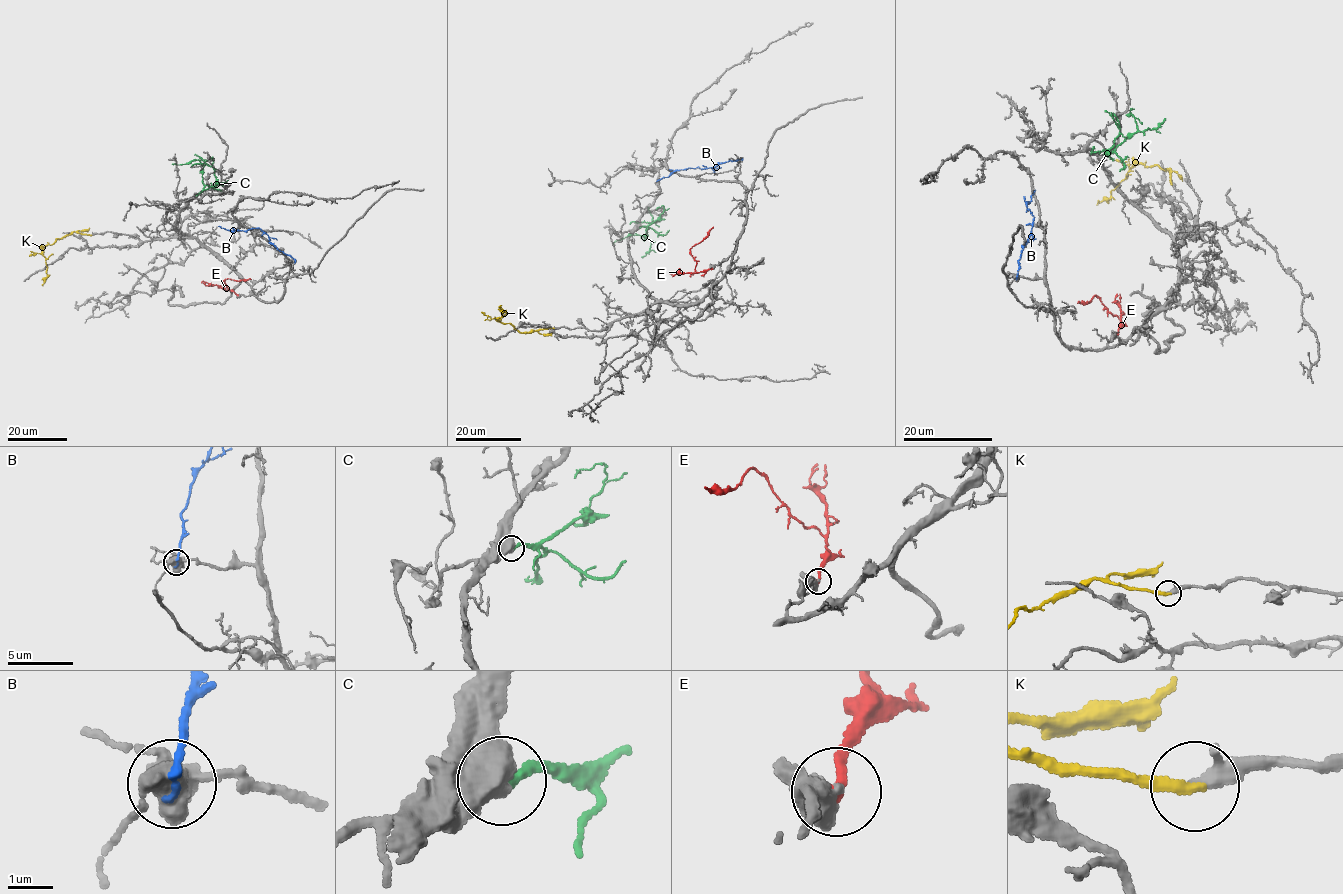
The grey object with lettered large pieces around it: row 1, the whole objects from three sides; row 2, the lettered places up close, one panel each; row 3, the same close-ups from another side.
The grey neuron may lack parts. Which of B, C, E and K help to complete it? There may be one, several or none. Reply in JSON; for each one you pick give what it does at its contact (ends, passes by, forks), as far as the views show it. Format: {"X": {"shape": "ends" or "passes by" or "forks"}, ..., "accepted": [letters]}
{"C": {"shape": "ends"}, "E": {"shape": "ends"}, "K": {"shape": "ends"}, "accepted": ["C", "E", "K"]}

